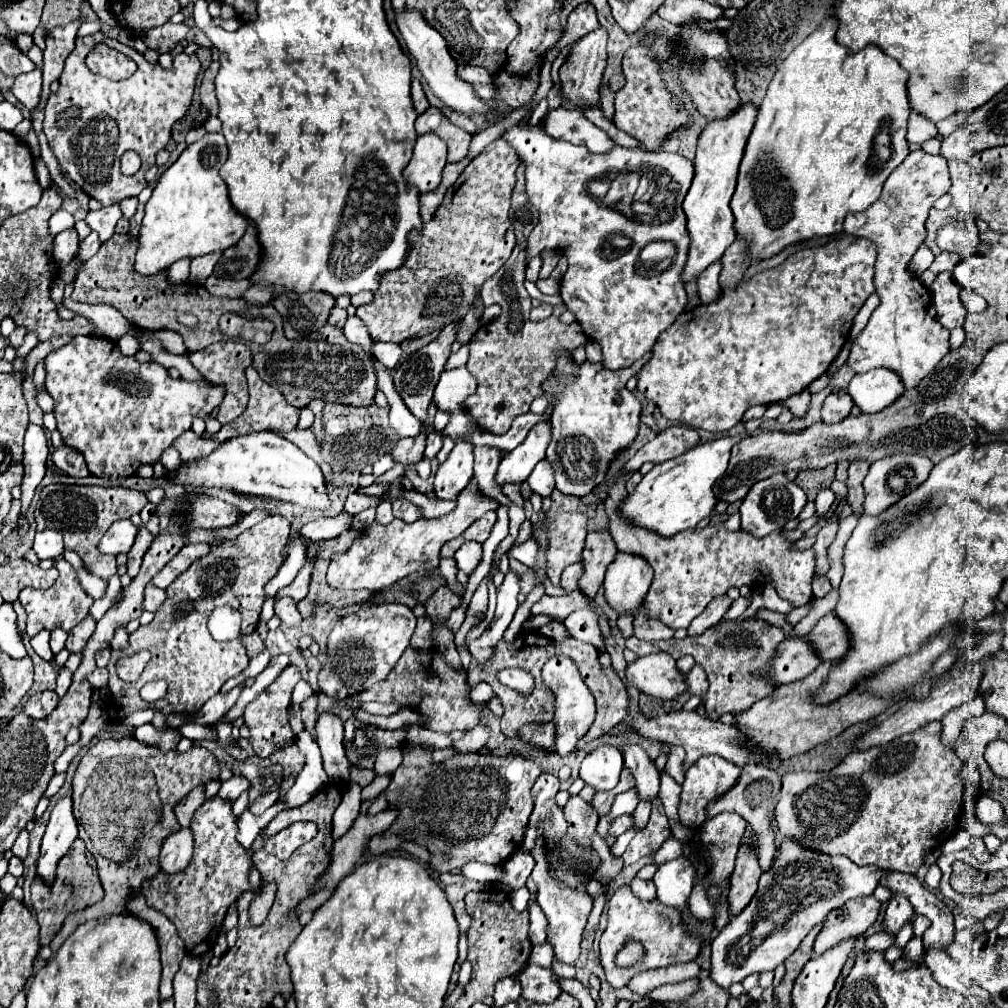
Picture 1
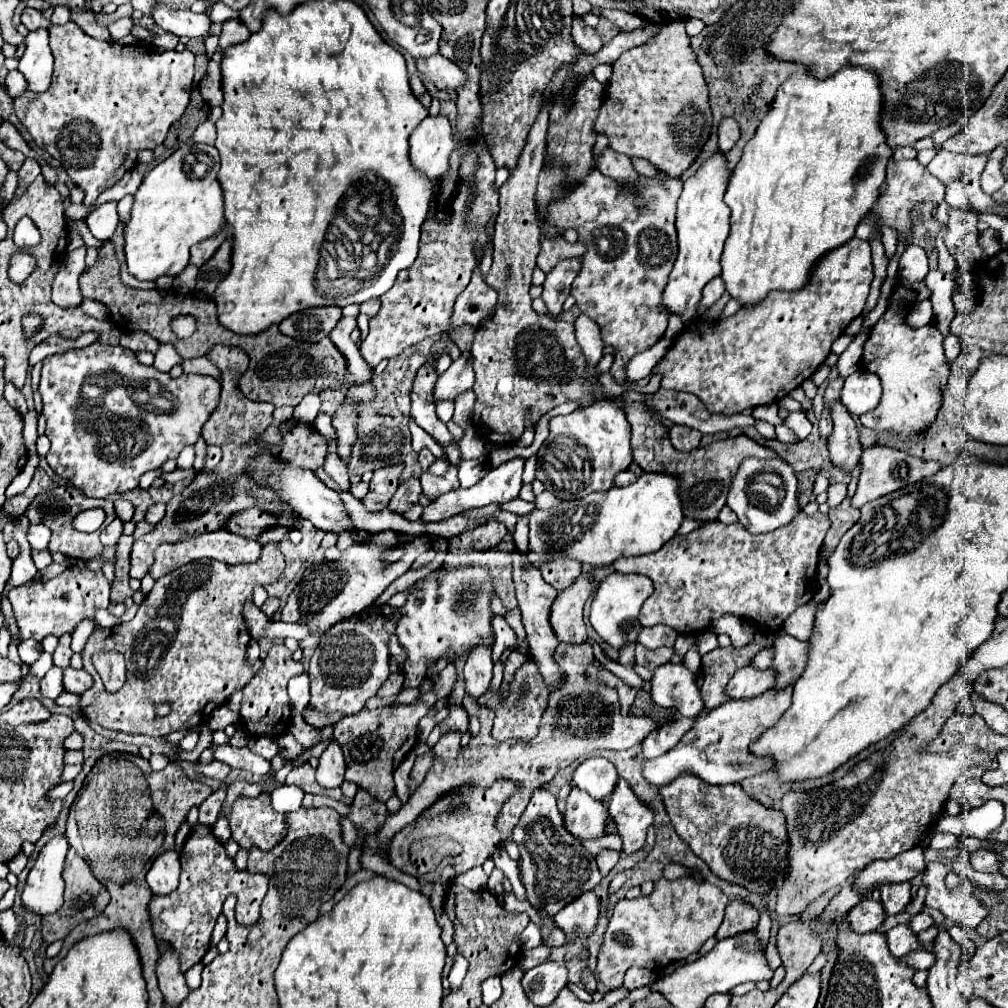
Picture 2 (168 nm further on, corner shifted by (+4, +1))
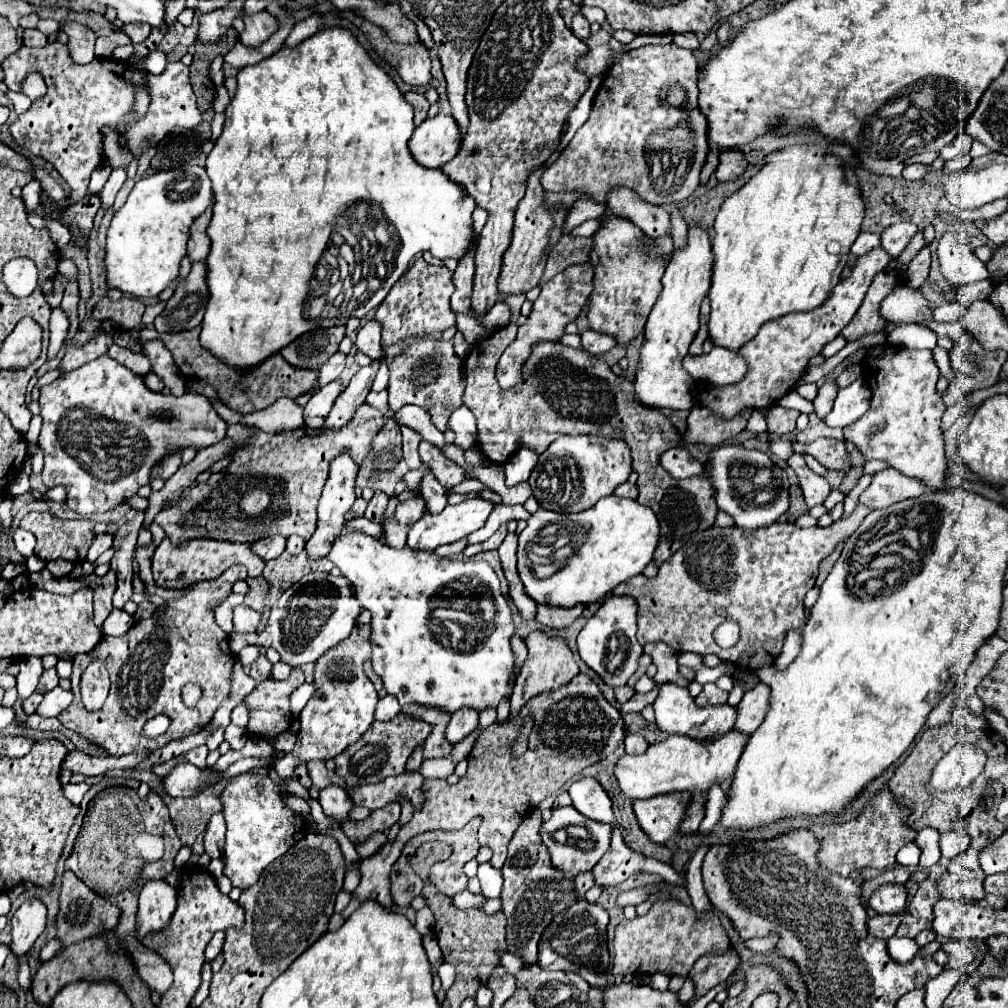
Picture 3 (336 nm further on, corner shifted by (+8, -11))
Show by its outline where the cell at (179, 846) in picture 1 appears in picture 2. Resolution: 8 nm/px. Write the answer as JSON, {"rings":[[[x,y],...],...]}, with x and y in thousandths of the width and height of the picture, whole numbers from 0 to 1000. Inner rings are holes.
{"rings":[[[169,843],[157,849],[145,867],[145,875],[155,889],[165,889],[175,883],[177,879],[177,869],[179,869],[179,849],[177,845]]]}

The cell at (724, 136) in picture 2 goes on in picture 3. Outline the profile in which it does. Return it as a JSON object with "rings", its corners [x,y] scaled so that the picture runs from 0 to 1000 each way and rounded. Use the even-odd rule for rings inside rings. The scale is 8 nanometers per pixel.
{"rings":[[[718,149],[714,151],[714,163],[710,169],[710,177],[714,181],[726,179],[738,171],[738,165],[740,165],[738,155],[732,149]]]}

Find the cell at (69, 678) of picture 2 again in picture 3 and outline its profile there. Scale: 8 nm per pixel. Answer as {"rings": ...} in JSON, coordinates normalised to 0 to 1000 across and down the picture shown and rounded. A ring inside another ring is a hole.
{"rings":[[[56,681],[54,685],[44,688],[42,698],[38,700],[38,708],[40,710],[58,710],[62,704],[67,702],[67,698],[71,698],[71,685],[63,685],[60,681]]]}

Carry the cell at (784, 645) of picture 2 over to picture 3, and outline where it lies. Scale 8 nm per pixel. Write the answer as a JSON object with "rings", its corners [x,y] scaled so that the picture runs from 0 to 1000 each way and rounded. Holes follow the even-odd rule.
{"rings":[[[750,679],[746,685],[742,685],[732,698],[732,714],[730,714],[730,724],[738,728],[746,728],[760,712],[760,706],[764,702],[764,681],[762,679]]]}

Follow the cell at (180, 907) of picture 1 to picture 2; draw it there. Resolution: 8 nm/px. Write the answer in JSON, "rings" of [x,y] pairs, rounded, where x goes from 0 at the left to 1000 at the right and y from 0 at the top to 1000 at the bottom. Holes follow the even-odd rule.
{"rings":[[[194,819],[181,845],[181,869],[179,879],[169,889],[153,889],[149,895],[149,909],[153,929],[157,933],[169,935],[173,942],[179,946],[179,962],[185,966],[192,956],[196,956],[206,944],[208,927],[212,923],[214,911],[220,905],[222,893],[232,887],[236,891],[234,897],[234,913],[238,919],[252,919],[258,911],[258,895],[266,883],[266,869],[236,865],[232,855],[224,849],[222,839],[210,829],[208,821]]]}

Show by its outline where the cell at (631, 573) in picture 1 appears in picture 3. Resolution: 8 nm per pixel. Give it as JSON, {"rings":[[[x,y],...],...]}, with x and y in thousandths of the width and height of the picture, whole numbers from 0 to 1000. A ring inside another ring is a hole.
{"rings":[[[605,591],[595,599],[593,607],[581,615],[581,621],[573,629],[575,653],[605,681],[621,679],[631,667],[631,657],[637,649],[637,641],[631,635],[631,607],[633,597],[625,591]]]}

